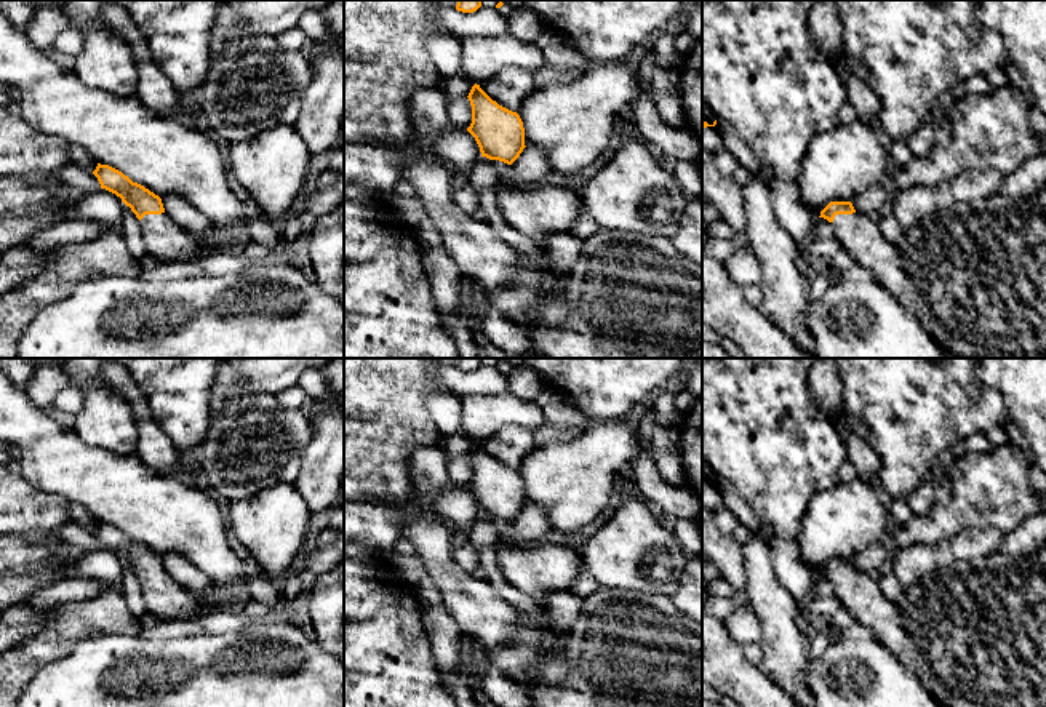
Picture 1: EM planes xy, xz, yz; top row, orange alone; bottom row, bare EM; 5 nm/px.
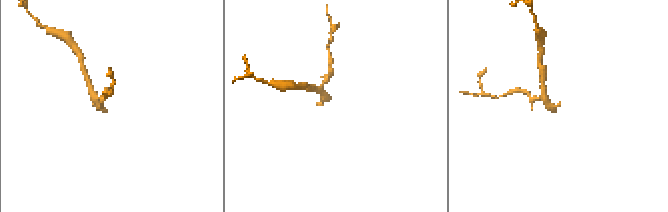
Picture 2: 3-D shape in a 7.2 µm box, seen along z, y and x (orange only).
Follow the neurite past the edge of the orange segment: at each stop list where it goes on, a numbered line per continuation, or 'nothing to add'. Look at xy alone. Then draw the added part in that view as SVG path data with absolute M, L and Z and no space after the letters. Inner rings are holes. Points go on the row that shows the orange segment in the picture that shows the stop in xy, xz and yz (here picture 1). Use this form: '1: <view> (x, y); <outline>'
1: xy (163, 239); M166 211L162 214L146 214L139 222L147 254L162 262L197 259L200 253L216 251L206 240L178 226Z

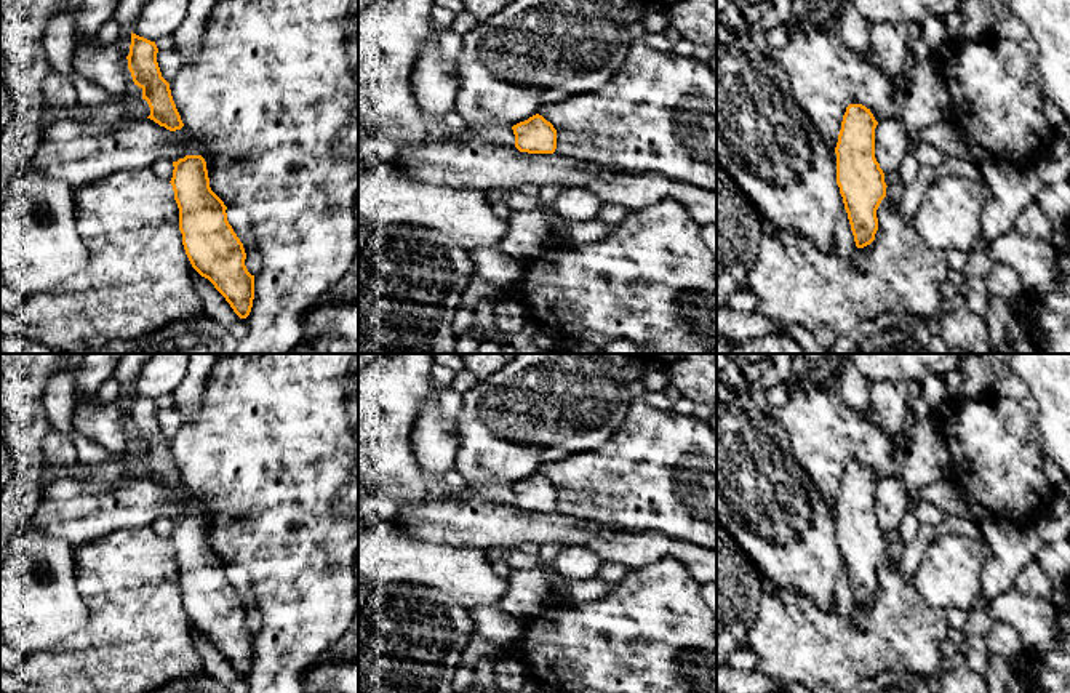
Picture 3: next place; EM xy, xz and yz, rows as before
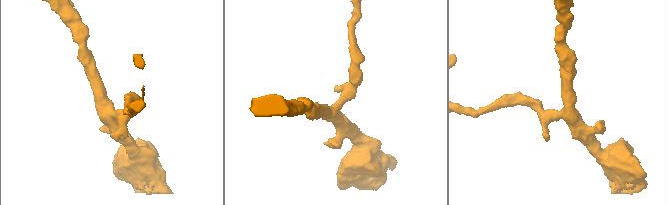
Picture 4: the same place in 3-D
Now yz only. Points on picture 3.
nothing to add

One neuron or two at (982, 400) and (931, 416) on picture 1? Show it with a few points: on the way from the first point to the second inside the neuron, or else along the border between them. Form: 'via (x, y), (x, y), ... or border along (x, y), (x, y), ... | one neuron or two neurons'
via (970, 405), (944, 405) | one neuron

